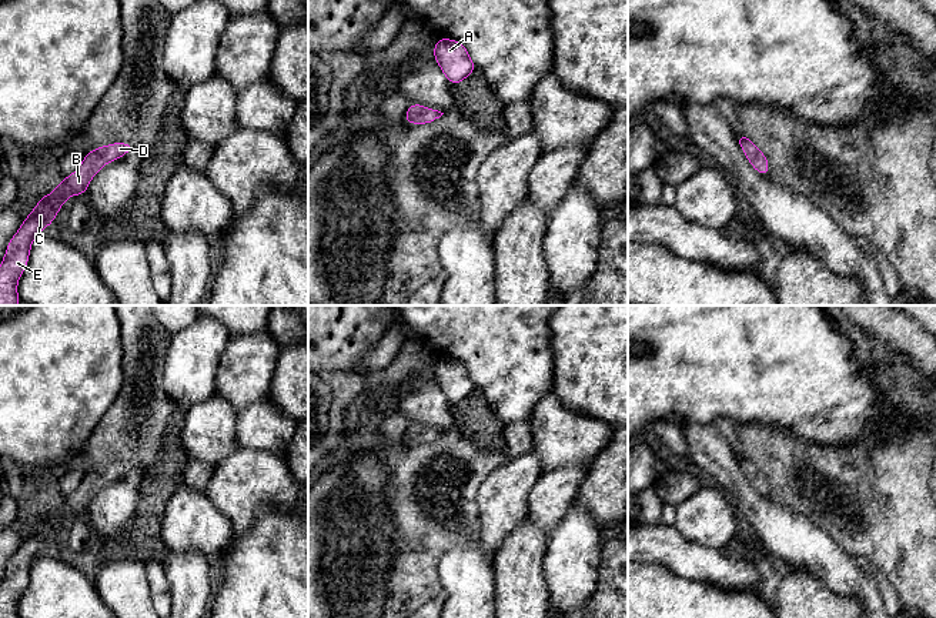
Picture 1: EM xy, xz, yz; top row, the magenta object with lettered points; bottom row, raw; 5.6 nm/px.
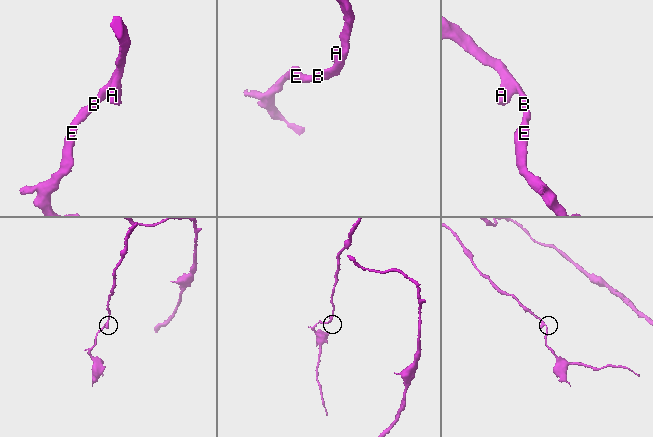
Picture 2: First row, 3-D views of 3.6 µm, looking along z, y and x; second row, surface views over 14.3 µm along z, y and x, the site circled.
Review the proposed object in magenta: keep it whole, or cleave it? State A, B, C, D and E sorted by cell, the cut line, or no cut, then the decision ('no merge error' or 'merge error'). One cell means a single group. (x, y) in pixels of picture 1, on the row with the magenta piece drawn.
A B C D E | no cut | no merge error

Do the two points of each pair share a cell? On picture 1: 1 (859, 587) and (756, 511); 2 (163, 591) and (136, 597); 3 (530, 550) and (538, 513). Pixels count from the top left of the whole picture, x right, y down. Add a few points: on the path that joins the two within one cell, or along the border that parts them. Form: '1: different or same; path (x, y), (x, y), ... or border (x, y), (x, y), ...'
1: same; path (833, 567), (814, 550), (782, 531)
2: different; border (144, 565), (153, 603)
3: different; border (527, 515), (547, 537)

